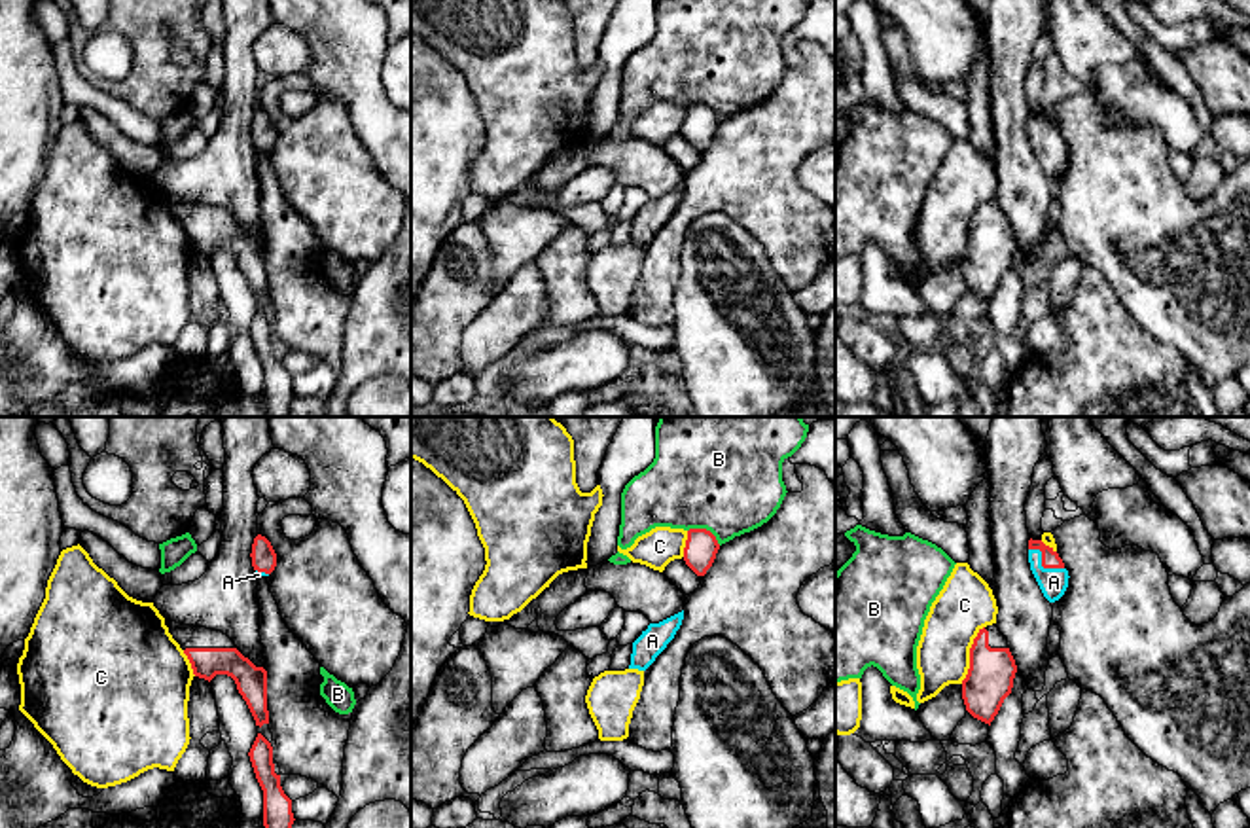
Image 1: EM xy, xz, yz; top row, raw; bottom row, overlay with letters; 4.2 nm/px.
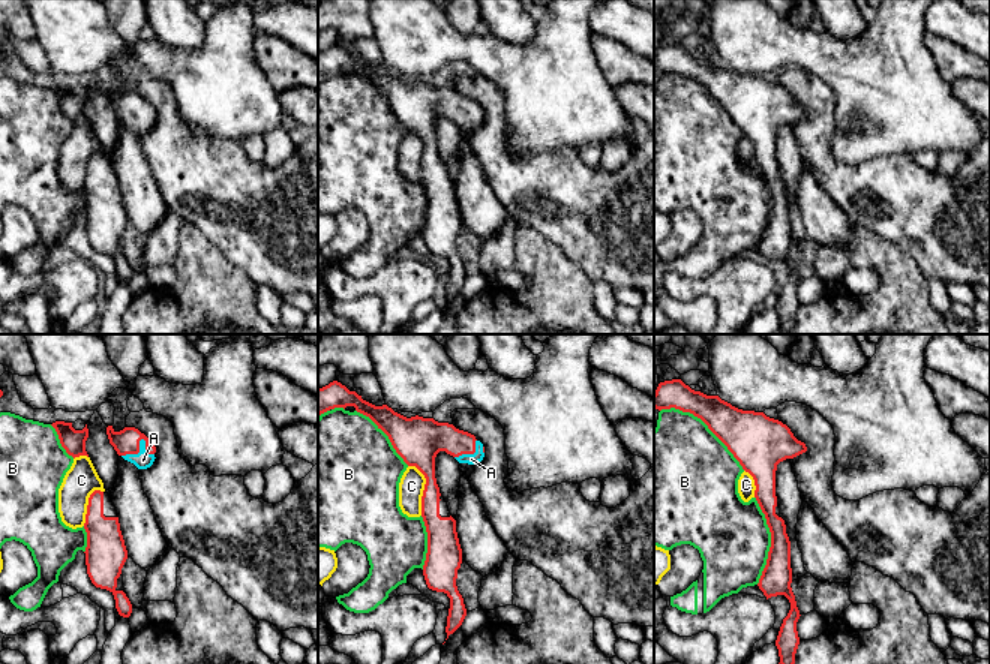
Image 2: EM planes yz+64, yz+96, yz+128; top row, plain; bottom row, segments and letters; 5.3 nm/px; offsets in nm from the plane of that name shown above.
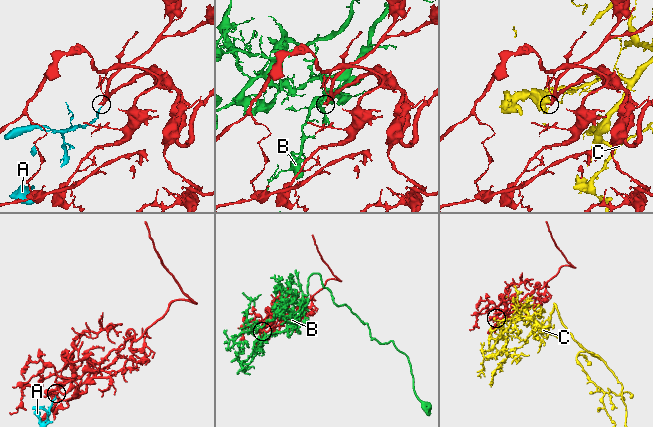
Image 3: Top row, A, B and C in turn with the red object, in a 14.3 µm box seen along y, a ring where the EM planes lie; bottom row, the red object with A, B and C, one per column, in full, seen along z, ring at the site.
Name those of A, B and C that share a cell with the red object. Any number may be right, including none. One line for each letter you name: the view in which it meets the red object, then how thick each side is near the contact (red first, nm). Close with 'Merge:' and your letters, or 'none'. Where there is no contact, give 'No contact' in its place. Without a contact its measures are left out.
A: Touches red in yz. Thickness 80 nm (red) against 120 nm
Merge: A

